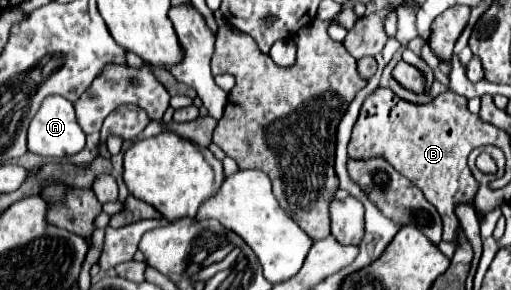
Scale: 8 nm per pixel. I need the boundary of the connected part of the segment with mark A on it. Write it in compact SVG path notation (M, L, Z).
M47 97L37 111L37 115L31 119L29 125L29 151L43 155L43 157L67 157L75 155L85 147L85 133L81 131L73 103L63 99L63 97Z

